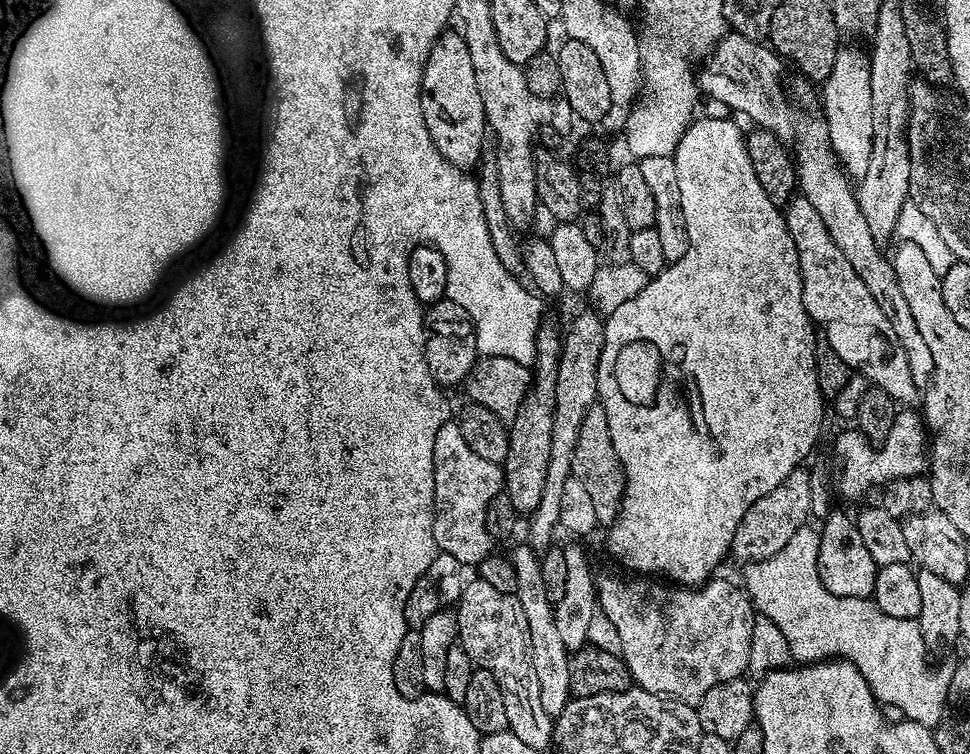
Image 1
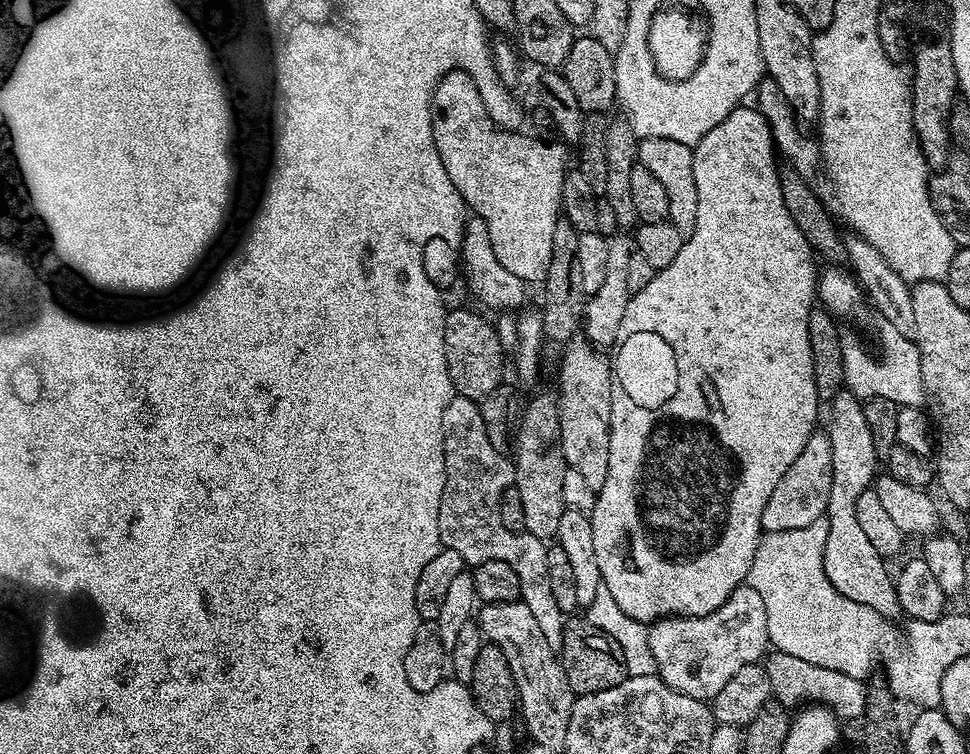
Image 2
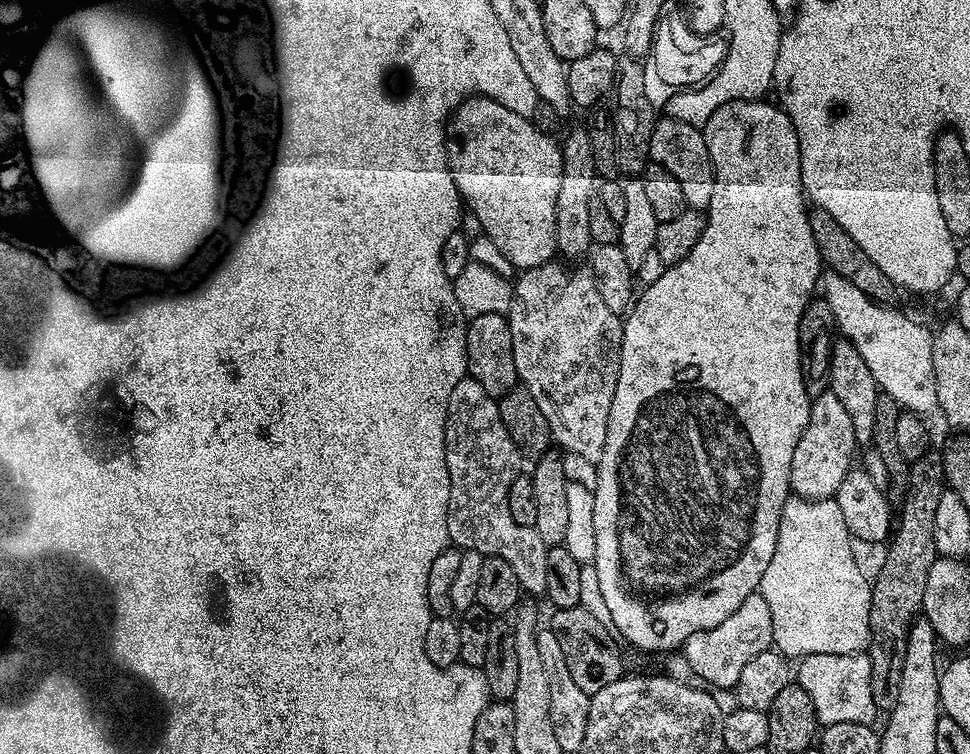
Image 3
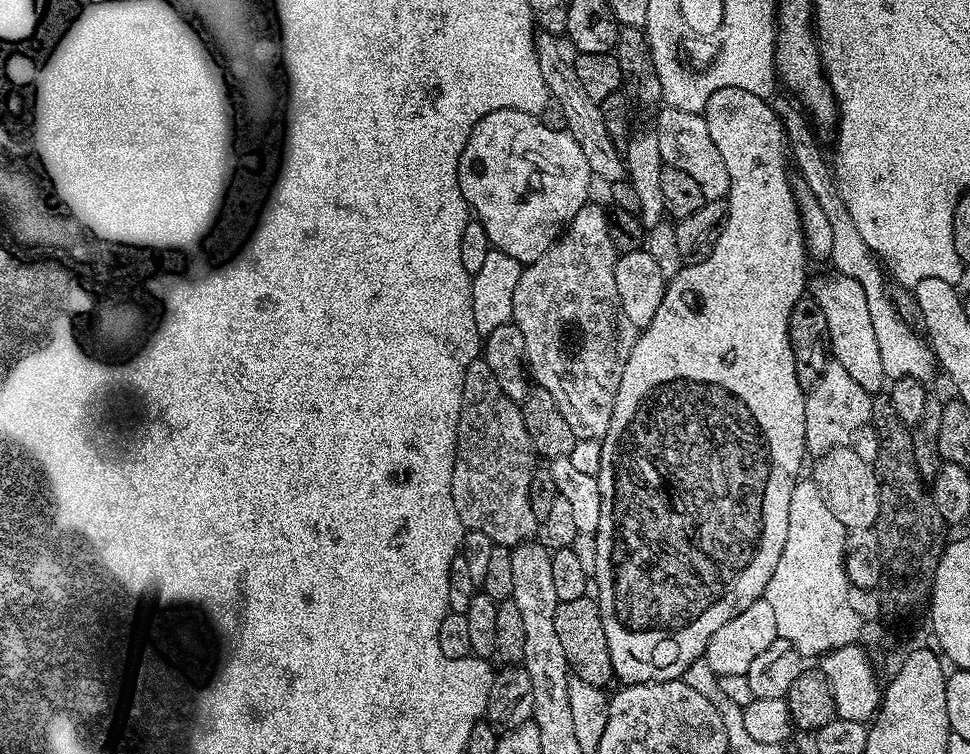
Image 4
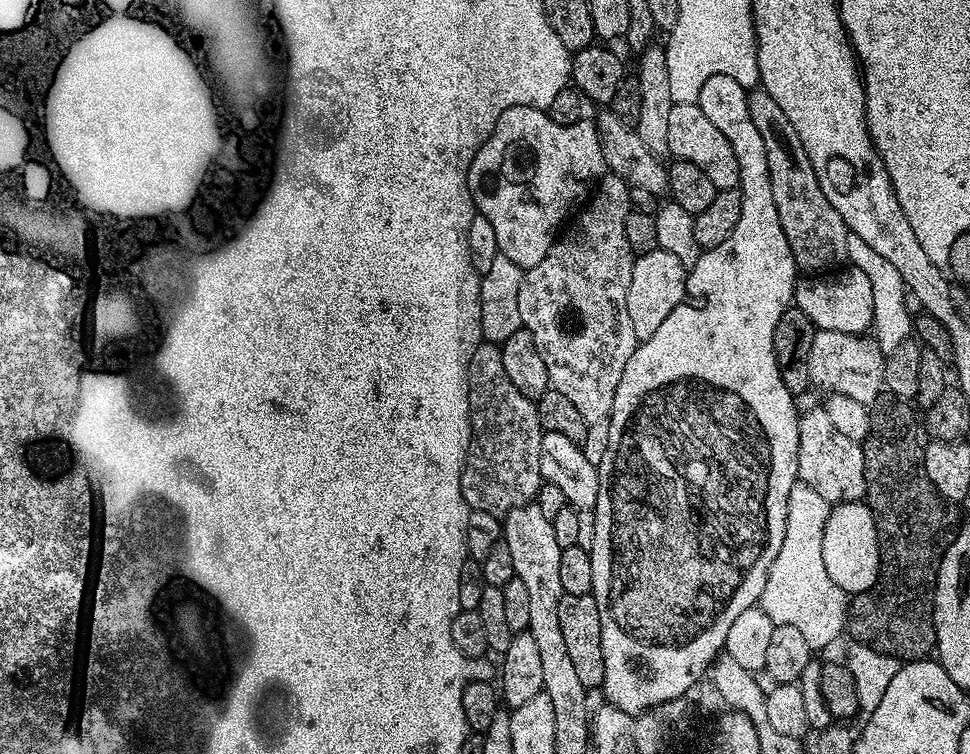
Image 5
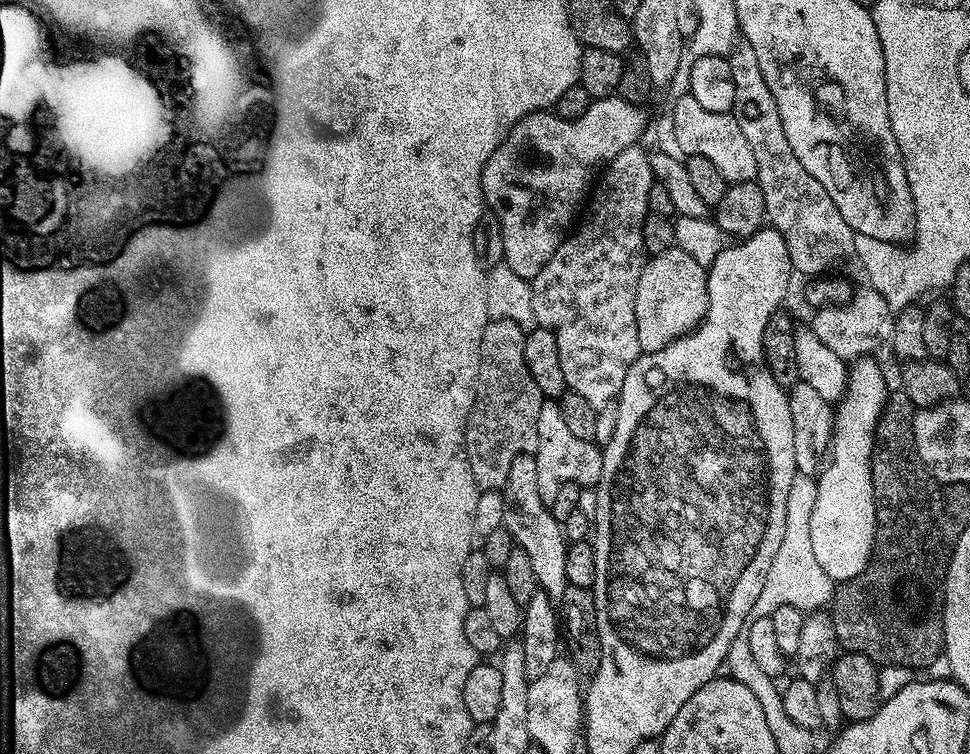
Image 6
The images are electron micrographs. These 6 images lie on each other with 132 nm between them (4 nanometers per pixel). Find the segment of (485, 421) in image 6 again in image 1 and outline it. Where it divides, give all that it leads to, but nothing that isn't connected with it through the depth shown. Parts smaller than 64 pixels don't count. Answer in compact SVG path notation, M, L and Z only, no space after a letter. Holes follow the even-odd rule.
M449 422L434 438L434 542L440 552L450 554L460 564L467 565L468 548L481 548L481 553L493 551L494 537L488 533L488 507L504 487L501 465L486 462L474 454L462 438L459 423ZM525 546L510 552L510 559L518 574L515 595L520 597L522 610L526 610L526 630L530 630L530 654L534 674L538 678L538 695L542 702L542 710L546 710L546 714L555 718L573 697L570 690L570 654L566 646L562 646L562 638L558 635L558 629L554 623L554 606L550 598L546 598L540 556L531 547Z

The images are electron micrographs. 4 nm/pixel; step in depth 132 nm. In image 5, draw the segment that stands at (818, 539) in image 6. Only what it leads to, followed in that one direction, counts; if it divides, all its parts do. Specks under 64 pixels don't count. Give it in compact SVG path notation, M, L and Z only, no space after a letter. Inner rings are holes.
M845 502L833 507L822 534L822 562L826 562L826 574L843 592L869 592L876 585L880 578L880 543L876 519L867 503Z

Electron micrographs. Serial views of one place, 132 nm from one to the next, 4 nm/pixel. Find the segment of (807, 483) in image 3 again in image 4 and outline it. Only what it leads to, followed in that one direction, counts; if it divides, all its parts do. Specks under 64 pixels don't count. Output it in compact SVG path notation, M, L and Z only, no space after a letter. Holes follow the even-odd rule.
M832 362L816 378L816 383L807 389L804 405L806 406L806 448L809 453L823 454L831 448L847 445L854 430L865 427L871 421L874 407L873 397L841 364Z

